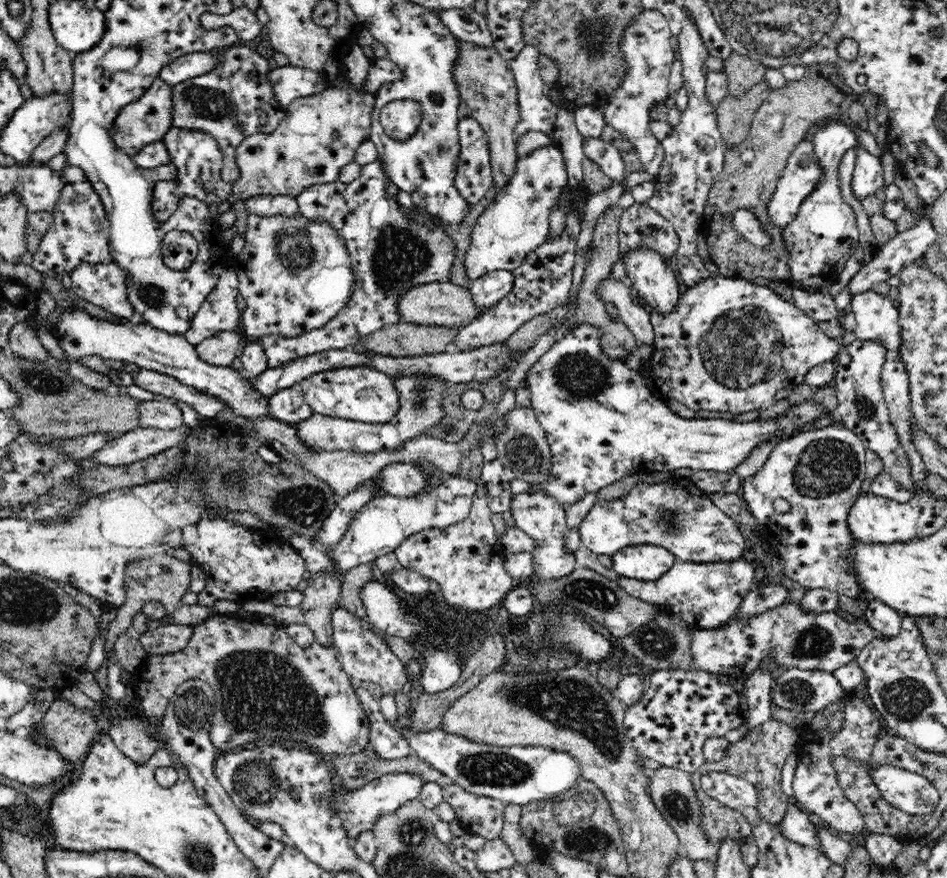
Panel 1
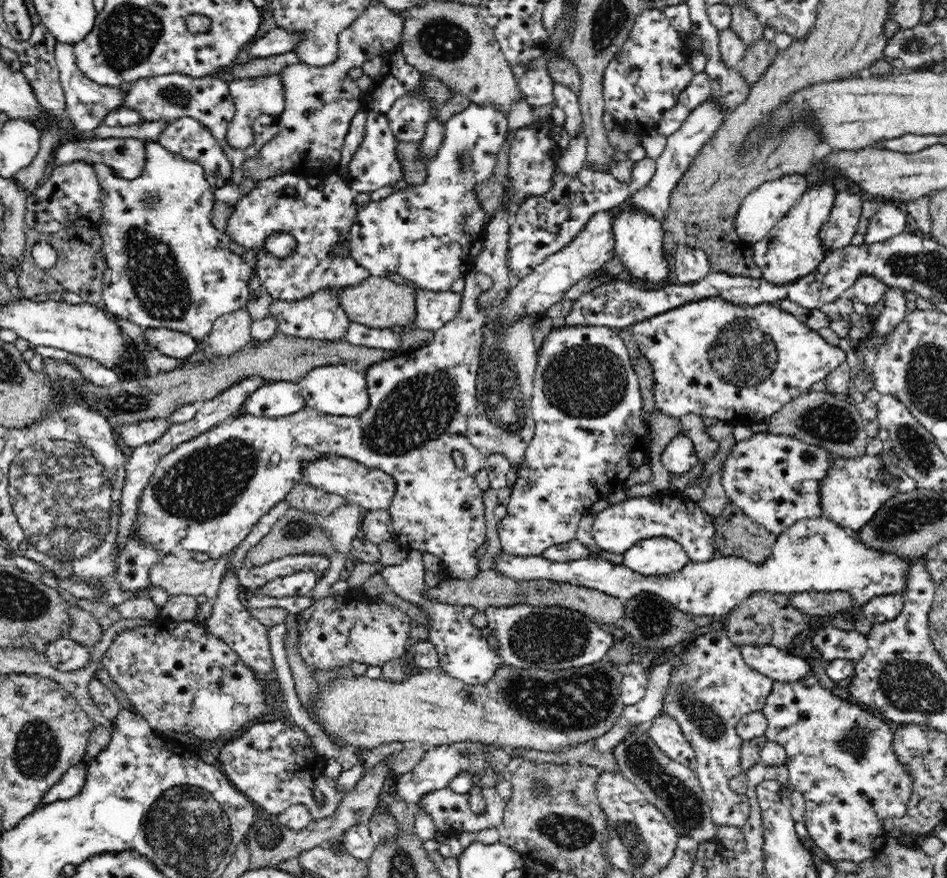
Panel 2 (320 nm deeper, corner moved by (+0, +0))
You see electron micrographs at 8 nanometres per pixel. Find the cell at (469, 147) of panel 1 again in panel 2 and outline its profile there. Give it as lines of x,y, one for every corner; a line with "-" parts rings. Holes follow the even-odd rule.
474,103
462,113
454,114
444,125
445,141
437,156
426,162
426,180
421,185
412,185
394,191
379,201
370,200
364,204
357,213
349,236
350,262
356,262
374,276
386,277
390,273
396,273
420,289
438,293
450,291
452,284
474,267
477,256
482,252
489,216
478,201
474,188
494,176
496,158
508,138
509,130
507,118
499,110
-
467,153
471,155
471,162
464,168
460,156

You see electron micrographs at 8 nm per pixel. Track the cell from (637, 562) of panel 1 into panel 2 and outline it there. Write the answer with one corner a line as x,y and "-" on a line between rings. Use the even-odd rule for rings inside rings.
652,537
638,541
626,551
623,566
634,573
652,577
673,574
690,562
678,542
668,537

